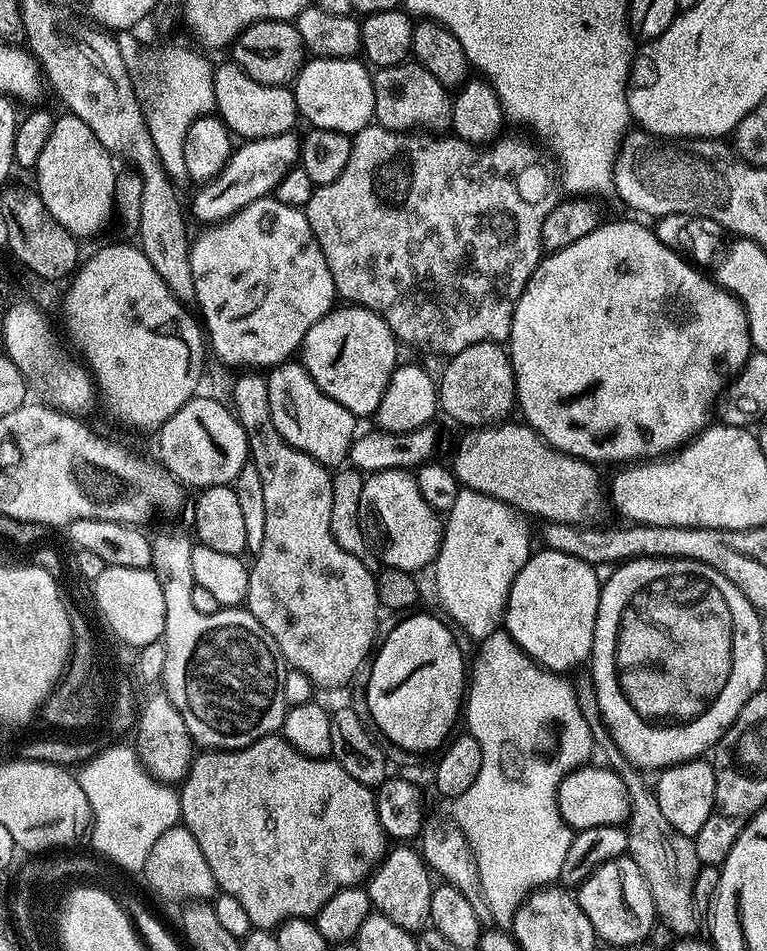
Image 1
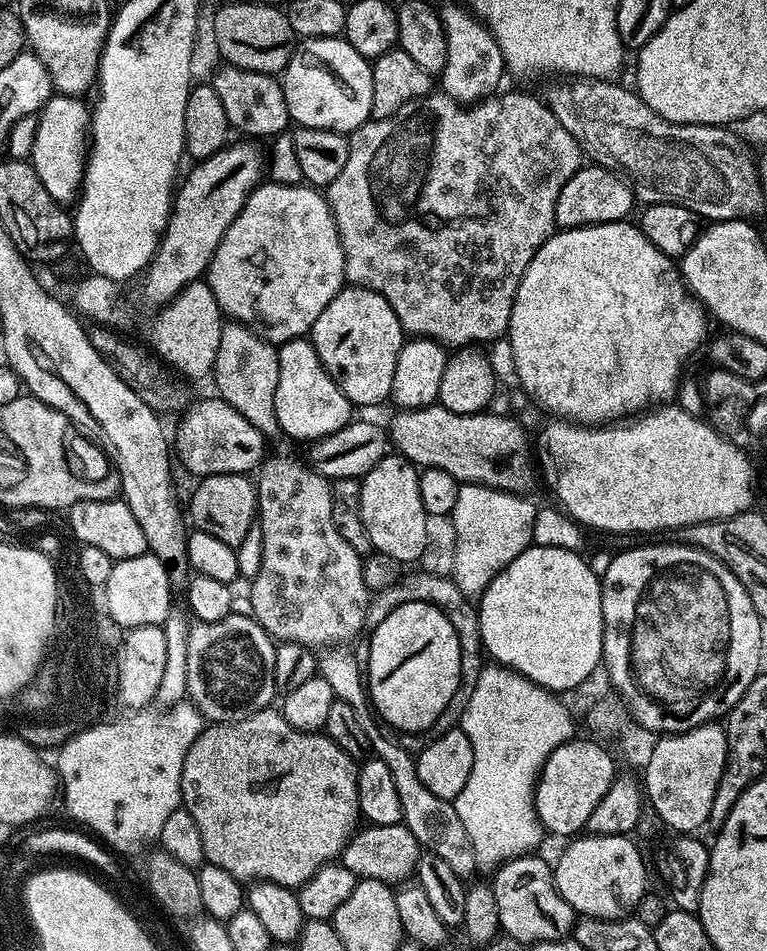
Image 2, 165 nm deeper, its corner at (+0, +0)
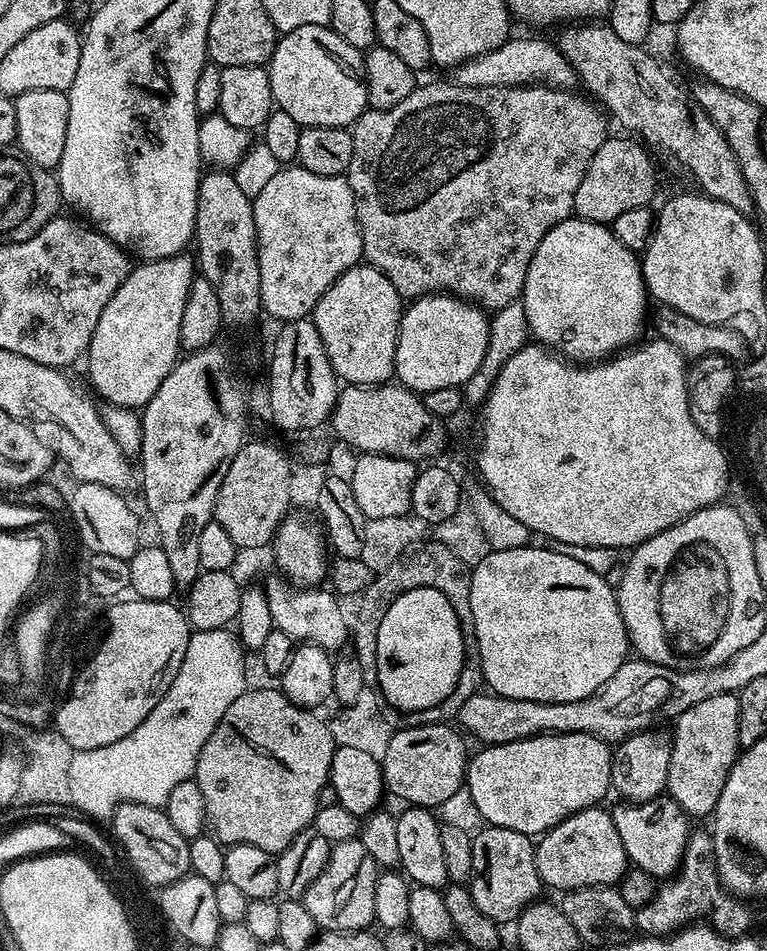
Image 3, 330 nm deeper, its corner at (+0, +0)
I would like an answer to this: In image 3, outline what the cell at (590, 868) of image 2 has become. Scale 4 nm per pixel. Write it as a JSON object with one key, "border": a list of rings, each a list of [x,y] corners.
{"border":[[[604,806],[583,808],[573,816],[567,816],[551,830],[535,841],[536,865],[541,881],[561,893],[579,888],[607,888],[619,885],[630,865],[628,855],[618,838],[618,826],[614,826],[611,811]]]}

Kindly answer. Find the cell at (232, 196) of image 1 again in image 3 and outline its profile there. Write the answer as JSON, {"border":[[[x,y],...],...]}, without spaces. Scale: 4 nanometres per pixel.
{"border":[[[188,254],[140,262],[106,302],[86,353],[91,391],[114,408],[143,409],[181,355],[180,327],[198,269]]]}

